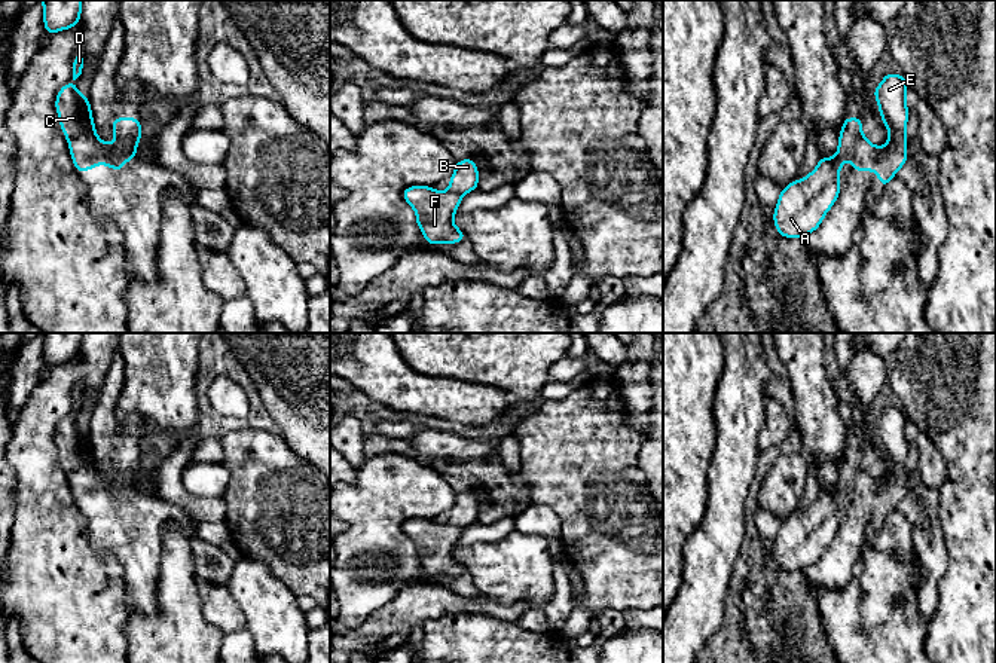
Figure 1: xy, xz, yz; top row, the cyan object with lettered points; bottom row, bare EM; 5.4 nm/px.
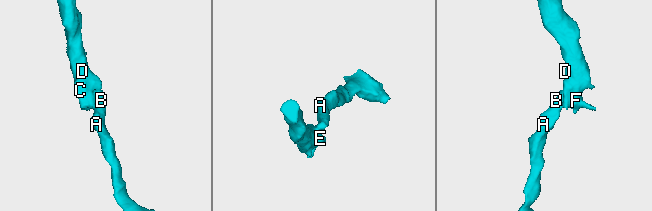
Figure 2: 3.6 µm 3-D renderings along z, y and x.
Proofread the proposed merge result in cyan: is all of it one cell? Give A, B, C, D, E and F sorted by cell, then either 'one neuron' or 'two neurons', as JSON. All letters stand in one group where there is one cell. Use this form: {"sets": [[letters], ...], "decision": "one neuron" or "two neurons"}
{"sets": [["A", "B"], ["C", "D", "E", "F"]], "decision": "two neurons"}

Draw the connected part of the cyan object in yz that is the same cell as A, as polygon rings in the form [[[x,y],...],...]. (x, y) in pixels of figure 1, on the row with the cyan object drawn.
[[[862,116],[844,117],[837,153],[832,159],[821,156],[816,168],[803,180],[786,184],[773,211],[773,223],[783,238],[803,239],[815,232],[840,195],[838,174],[862,135]]]

